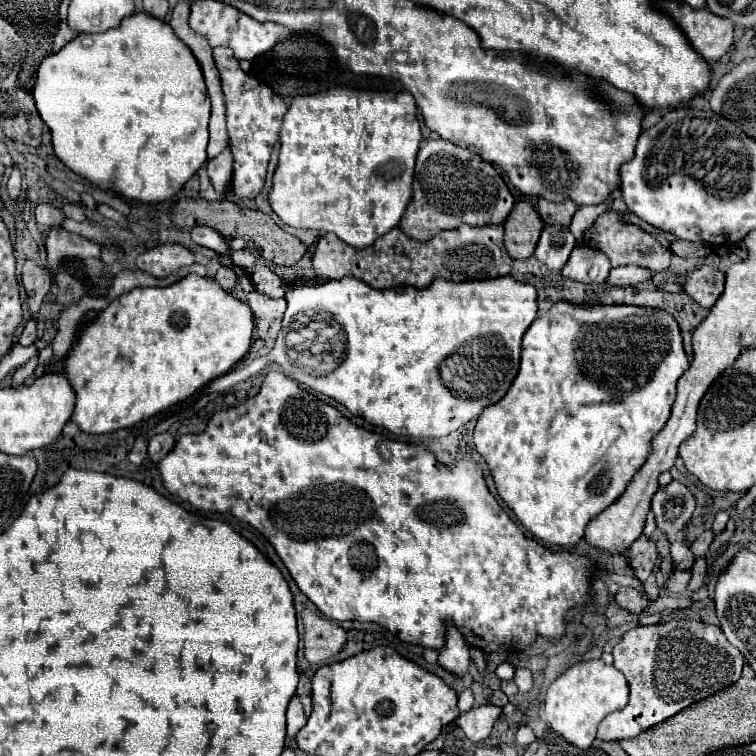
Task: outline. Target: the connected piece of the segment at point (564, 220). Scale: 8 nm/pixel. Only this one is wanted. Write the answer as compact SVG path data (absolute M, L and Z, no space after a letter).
M538 199L538 213L546 225L558 225L568 227L574 217L576 205L568 199L564 203L550 203L546 199Z

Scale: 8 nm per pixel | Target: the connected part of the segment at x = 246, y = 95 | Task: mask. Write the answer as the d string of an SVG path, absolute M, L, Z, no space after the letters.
M216 47L214 61L222 79L222 93L226 101L226 121L228 121L228 137L230 149L234 155L234 193L242 197L254 197L264 187L266 167L270 161L272 147L278 141L278 133L282 127L282 117L288 111L286 103L262 81L244 73L238 65L238 59L230 49Z

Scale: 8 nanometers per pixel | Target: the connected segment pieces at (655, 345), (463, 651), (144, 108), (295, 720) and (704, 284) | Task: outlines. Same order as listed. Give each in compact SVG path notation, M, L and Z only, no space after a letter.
M560 301L560 303L554 303L552 309L550 309L544 317L538 317L538 319L528 327L528 331L524 333L524 339L522 339L522 363L520 363L520 371L518 371L516 379L512 381L512 385L510 385L506 397L502 397L502 401L498 401L498 403L486 407L486 409L482 411L482 415L478 417L478 423L476 423L476 451L478 451L478 453L484 457L484 461L488 463L488 467L490 467L490 471L492 471L492 477L494 477L494 483L496 483L496 489L498 489L498 495L500 495L500 497L504 499L504 503L516 513L518 521L520 521L520 523L522 523L534 537L538 537L538 539L542 539L542 541L546 541L546 543L562 545L562 547L576 545L576 543L584 537L584 529L586 529L588 521L594 519L598 513L602 513L608 505L612 505L614 499L618 499L618 497L626 491L626 487L628 487L628 483L632 481L632 477L636 475L636 471L638 471L638 469L644 465L644 461L648 459L648 455L650 455L650 451L652 451L652 437L666 425L666 421L668 421L668 417L670 417L672 403L674 403L674 399L676 399L676 383L678 383L678 379L684 375L686 369L688 369L688 359L686 359L686 353L684 353L684 347L682 347L680 327L678 327L678 323L674 321L674 317L670 317L670 313L666 313L666 311L662 311L662 309L636 307L636 305L594 305L594 307L584 307L584 305L572 305L572 303L564 303L564 301Z
M450 625L450 629L446 631L446 645L442 651L438 651L438 663L448 669L450 673L462 677L468 671L468 663L470 663L470 655L468 655L470 645L466 645L466 641L462 641L462 633L458 633L458 629L454 629L454 625Z
M134 13L126 19L122 19L122 23L116 29L110 29L106 33L100 35L78 35L76 39L68 41L58 53L48 55L37 69L37 77L32 90L38 113L42 115L42 121L50 127L52 131L52 145L54 151L58 155L58 159L62 159L74 173L88 177L90 181L106 187L106 189L114 189L124 197L130 199L138 199L144 203L156 203L156 201L164 201L168 197L172 197L176 191L182 189L182 185L206 163L206 143L208 143L208 119L210 119L210 97L204 85L204 77L202 77L202 69L198 69L198 61L192 55L192 51L188 49L188 45L184 45L176 33L172 31L172 27L152 15L142 13Z
M294 695L288 705L288 737L294 737L304 727L304 723L306 723L306 715L304 715L302 703L298 695Z
M702 265L700 269L694 269L688 273L684 291L704 309L712 309L716 299L724 291L724 273L718 269L712 269L708 265Z

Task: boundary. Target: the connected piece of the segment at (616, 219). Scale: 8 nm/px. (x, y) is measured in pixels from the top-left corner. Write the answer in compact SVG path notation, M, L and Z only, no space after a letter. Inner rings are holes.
M606 211L602 213L594 225L584 233L584 243L592 249L598 249L602 253L606 253L606 257L610 259L612 267L620 267L620 265L638 265L648 269L650 273L666 273L670 267L670 259L672 259L672 251L662 247L650 233L646 233L642 227L638 225L626 225L620 219L622 215L616 211Z

